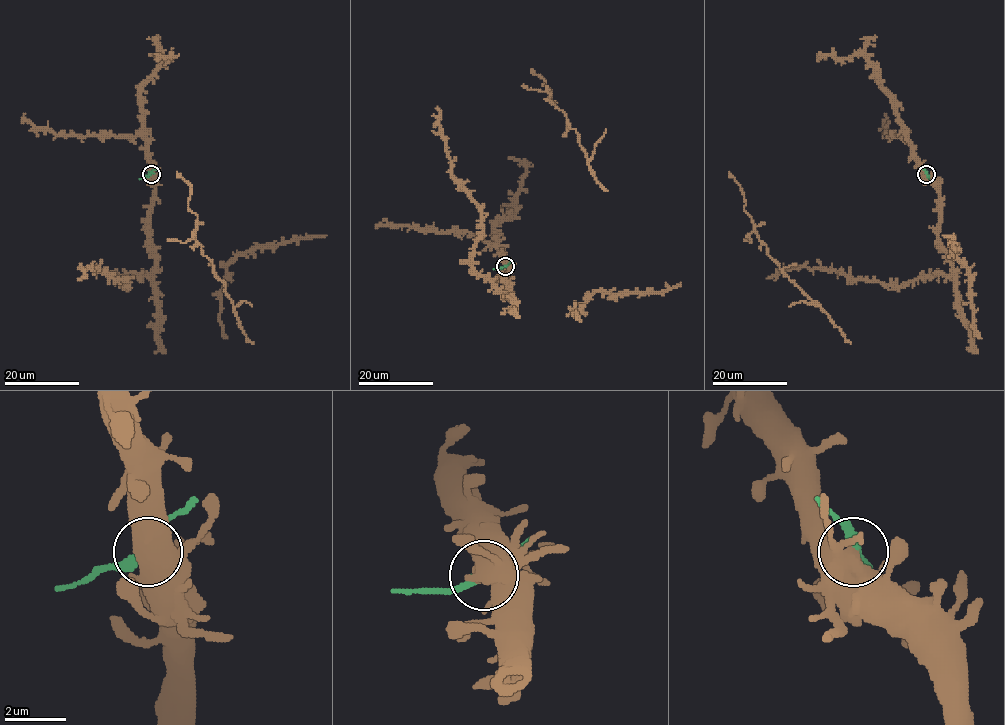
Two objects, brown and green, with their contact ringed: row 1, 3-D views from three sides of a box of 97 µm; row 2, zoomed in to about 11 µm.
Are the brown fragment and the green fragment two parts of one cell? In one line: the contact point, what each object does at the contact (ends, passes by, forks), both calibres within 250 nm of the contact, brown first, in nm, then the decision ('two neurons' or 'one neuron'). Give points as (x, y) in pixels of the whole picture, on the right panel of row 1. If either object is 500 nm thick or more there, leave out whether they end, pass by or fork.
(926, 174) | 550/360 nm | two neurons

